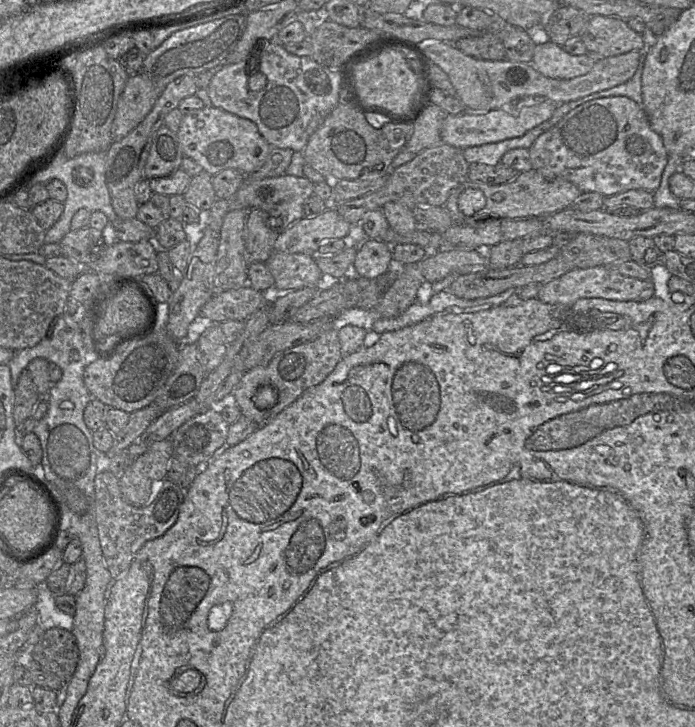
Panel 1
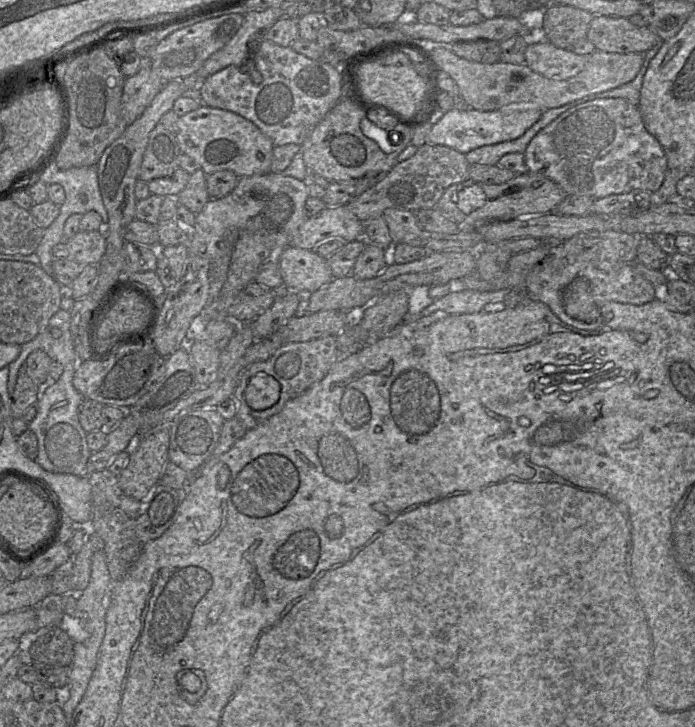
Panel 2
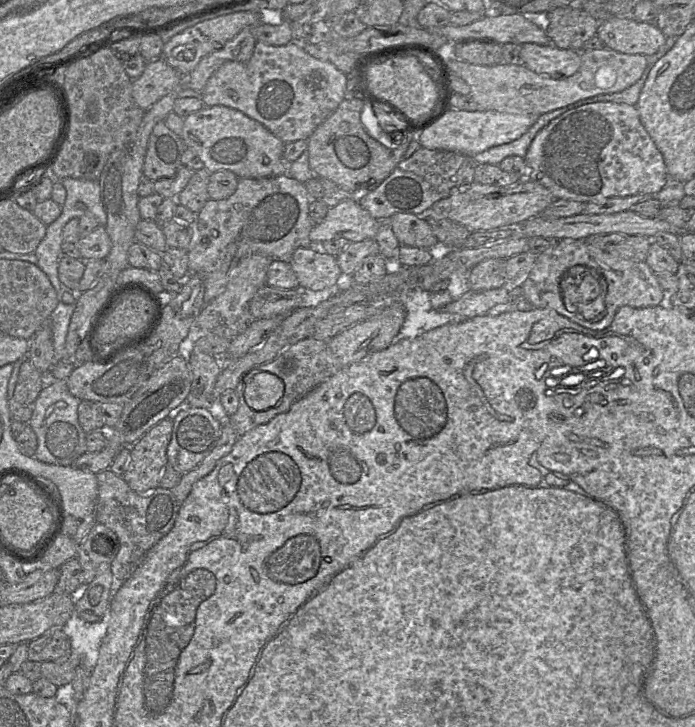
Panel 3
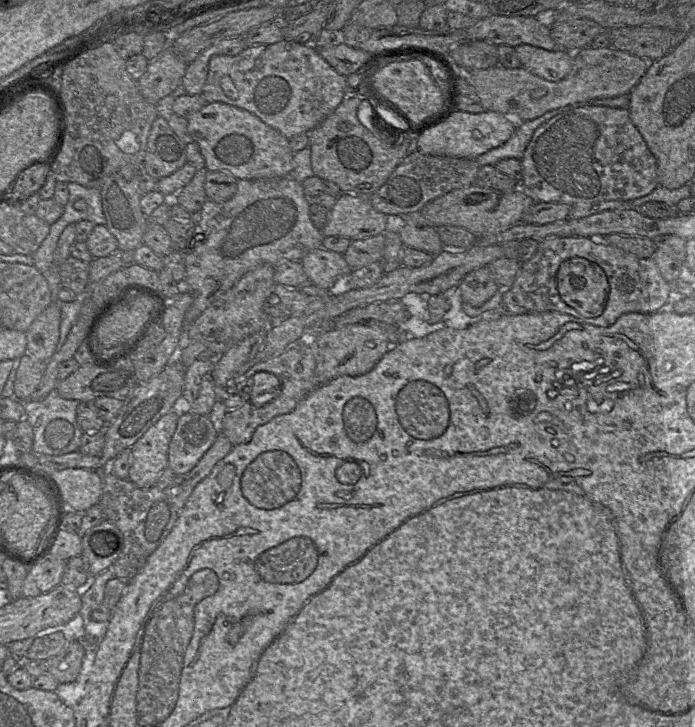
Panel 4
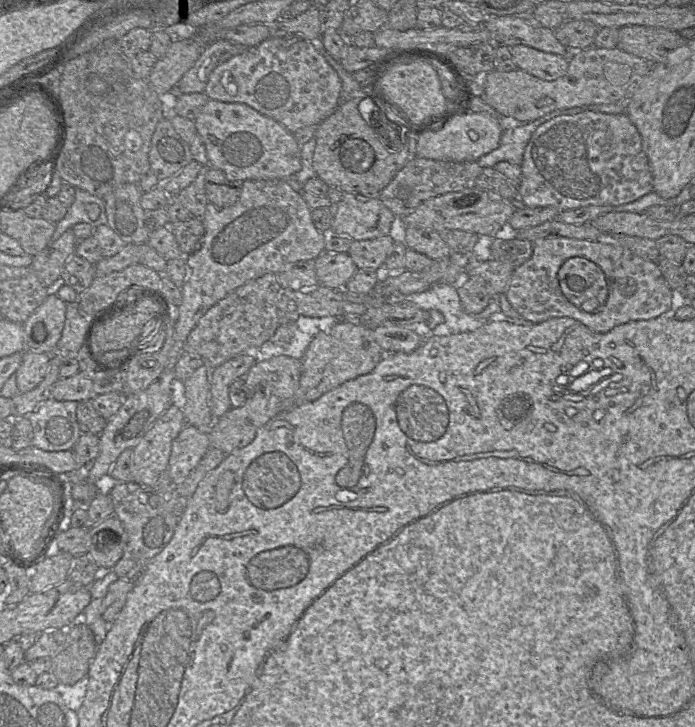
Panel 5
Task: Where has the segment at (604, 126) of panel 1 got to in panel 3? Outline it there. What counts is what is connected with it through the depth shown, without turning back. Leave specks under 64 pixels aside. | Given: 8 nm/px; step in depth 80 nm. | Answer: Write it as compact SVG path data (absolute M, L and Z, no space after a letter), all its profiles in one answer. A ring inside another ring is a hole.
M597 102L571 109L550 121L534 137L525 156L527 163L527 177L546 187L555 199L567 199L582 202L602 202L611 197L626 197L638 194L652 194L659 192L669 181L664 158L654 141L641 123L639 112L635 106L616 102Z

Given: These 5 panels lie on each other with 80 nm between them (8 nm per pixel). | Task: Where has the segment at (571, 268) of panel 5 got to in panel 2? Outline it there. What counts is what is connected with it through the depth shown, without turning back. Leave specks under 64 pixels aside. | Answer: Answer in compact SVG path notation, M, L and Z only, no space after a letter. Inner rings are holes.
M584 277L575 278L565 287L563 304L570 315L584 322L593 322L601 315L599 305L594 301L592 285Z

